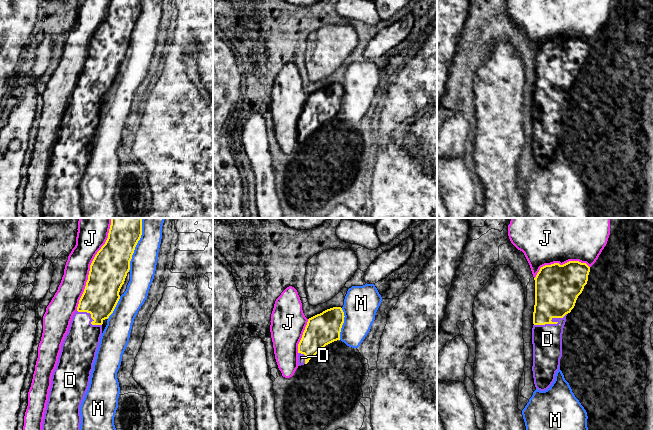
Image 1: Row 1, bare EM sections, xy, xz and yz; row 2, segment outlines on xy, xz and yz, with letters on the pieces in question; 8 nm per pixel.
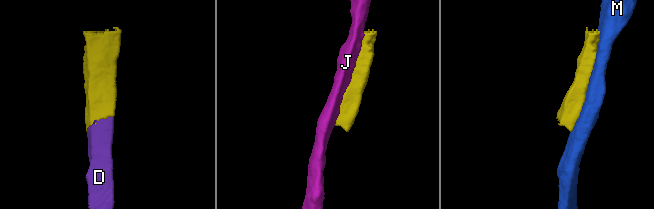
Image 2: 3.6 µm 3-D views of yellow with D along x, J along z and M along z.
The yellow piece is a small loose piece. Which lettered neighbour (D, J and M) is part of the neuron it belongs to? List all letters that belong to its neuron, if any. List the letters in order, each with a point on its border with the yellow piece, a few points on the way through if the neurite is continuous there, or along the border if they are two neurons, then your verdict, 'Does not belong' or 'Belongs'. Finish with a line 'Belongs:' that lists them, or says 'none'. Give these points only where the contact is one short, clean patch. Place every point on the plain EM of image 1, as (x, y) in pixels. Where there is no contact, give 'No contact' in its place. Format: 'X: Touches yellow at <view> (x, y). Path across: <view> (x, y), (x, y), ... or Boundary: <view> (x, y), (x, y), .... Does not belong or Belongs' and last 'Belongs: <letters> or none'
D: Touches yellow at yz (551, 99). Belongs
J: Touches yellow at xy (90, 43). Does not belong
M: Touches yellow at xy (134, 24). Does not belong
Belongs: D

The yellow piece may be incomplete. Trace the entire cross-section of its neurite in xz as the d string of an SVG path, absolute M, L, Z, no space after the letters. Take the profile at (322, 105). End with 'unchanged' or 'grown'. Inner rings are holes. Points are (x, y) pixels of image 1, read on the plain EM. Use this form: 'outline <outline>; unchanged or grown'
outline M333 83L308 95L298 120L299 142L307 140L326 121L340 116L344 93L341 83Z; grown

